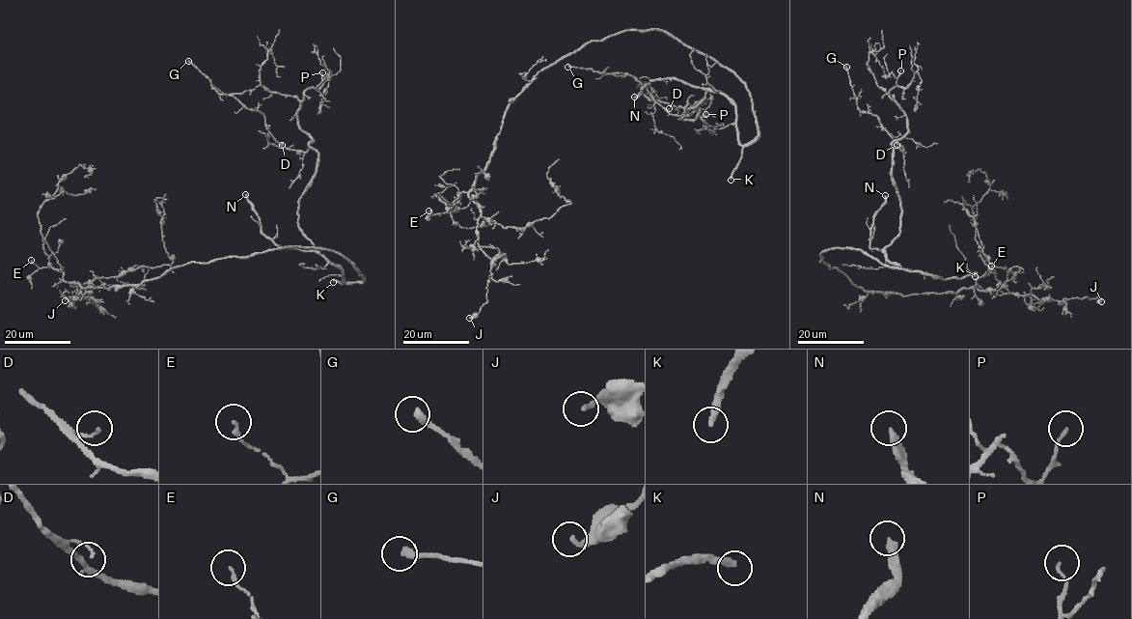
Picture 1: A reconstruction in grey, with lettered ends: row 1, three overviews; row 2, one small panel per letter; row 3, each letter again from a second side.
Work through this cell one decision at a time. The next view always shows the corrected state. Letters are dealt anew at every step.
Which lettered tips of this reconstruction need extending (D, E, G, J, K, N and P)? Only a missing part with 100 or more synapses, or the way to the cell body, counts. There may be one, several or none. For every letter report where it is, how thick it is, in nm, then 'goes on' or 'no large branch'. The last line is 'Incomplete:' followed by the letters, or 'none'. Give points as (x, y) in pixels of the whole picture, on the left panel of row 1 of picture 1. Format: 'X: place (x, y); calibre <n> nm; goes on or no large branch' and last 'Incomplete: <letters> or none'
D: place (282, 145); calibre 90 nm; no large branch
E: place (31, 260); calibre 150 nm; no large branch
G: place (188, 61); calibre 320 nm; no large branch
J: place (65, 300); calibre 220 nm; no large branch
K: place (333, 282); calibre 280 nm; goes on
N: place (245, 194); calibre 320 nm; goes on
P: place (322, 72); calibre 120 nm; no large branch
Incomplete: K, N

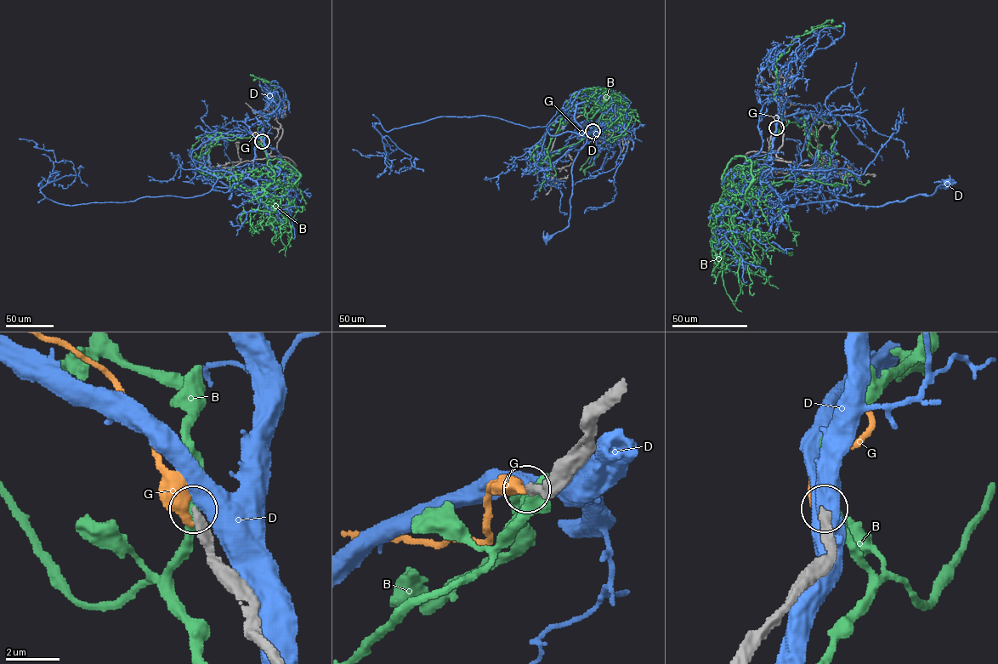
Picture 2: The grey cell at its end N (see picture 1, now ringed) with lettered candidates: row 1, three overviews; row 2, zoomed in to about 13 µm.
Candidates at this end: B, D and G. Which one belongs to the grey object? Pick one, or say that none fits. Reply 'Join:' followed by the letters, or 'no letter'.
Join: no letter

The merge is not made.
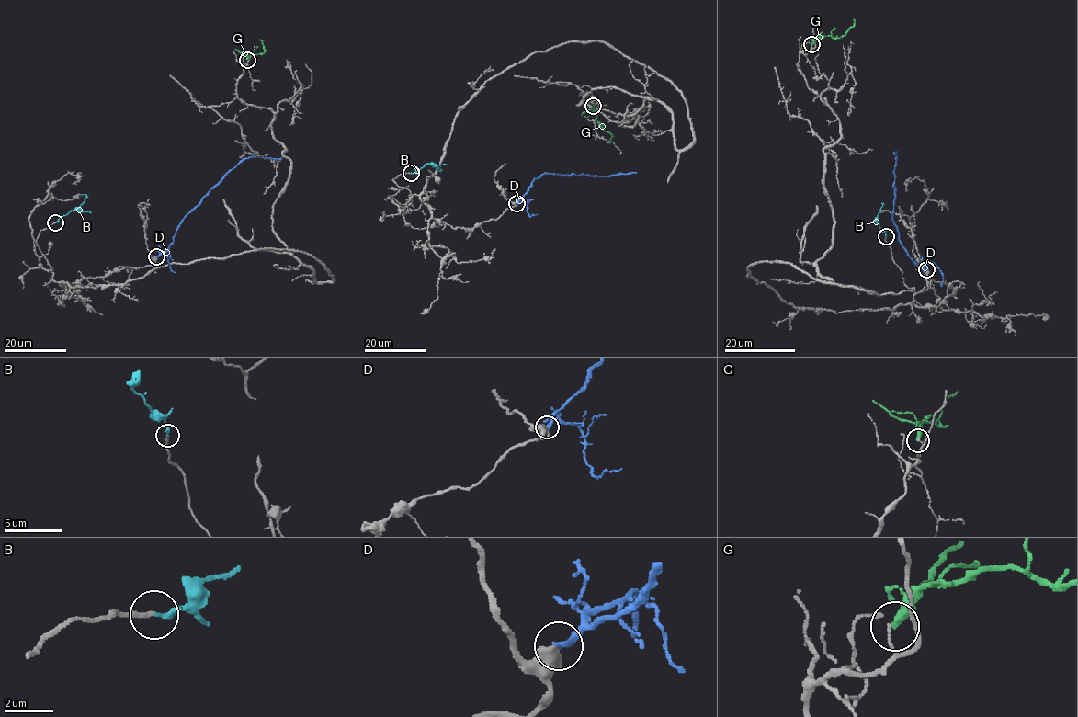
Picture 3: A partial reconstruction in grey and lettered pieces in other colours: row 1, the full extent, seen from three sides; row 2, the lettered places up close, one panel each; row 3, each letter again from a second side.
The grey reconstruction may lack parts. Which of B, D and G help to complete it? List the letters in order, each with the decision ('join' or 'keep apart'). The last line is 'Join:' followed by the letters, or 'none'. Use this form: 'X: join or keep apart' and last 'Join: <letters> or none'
B: join
D: keep apart
G: keep apart
Join: B

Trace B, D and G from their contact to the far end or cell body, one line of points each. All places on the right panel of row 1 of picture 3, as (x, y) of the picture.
B: (886, 237), (876, 222), (881, 203)
D: (926, 269), (909, 256), (892, 221), (897, 152), (893, 152)
G: (812, 44), (817, 39), (843, 36), (854, 25), (854, 18)

